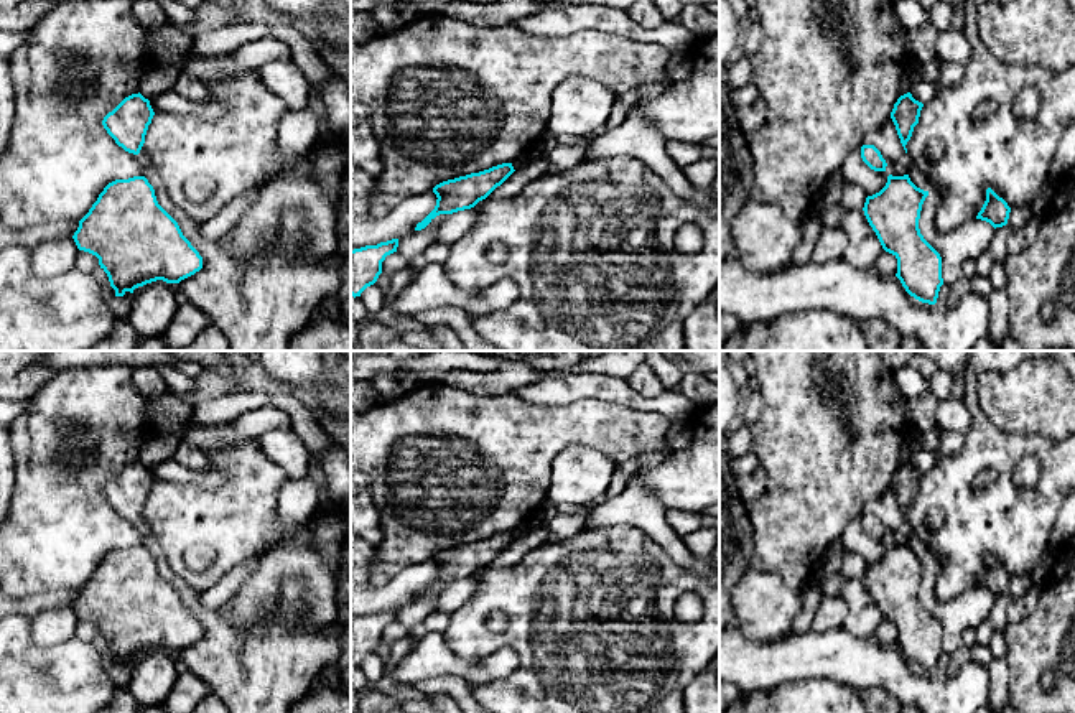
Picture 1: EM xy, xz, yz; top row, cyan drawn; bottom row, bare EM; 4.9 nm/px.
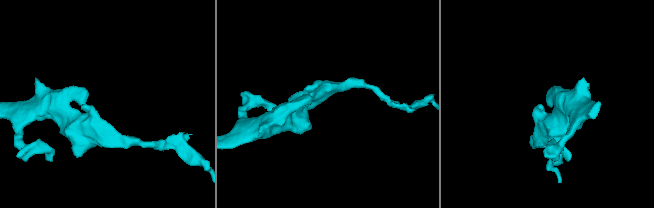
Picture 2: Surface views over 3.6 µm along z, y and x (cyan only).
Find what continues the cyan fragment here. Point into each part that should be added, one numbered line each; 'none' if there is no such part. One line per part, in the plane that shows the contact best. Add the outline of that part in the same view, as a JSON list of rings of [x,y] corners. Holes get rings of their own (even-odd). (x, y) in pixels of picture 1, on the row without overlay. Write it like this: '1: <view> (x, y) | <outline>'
none

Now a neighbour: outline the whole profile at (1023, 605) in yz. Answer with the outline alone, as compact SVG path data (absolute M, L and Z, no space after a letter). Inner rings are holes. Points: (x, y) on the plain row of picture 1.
M1034 583L1021 594L1014 596L1008 606L1008 622L1019 622L1027 617L1039 603L1042 586Z

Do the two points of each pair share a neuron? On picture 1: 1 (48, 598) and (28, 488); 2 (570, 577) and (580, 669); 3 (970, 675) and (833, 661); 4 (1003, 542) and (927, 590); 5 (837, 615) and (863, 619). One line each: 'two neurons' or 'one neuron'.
1: two neurons
2: one neuron
3: one neuron
4: two neurons
5: two neurons

